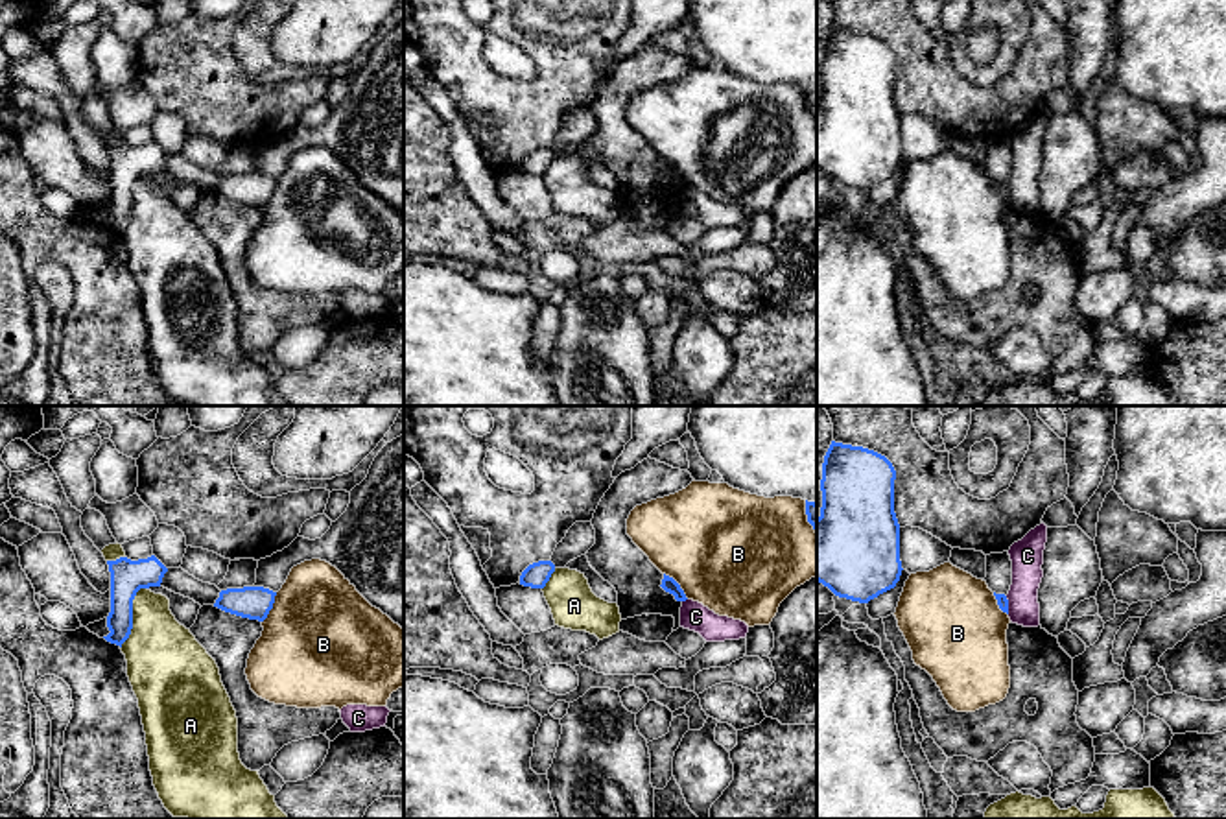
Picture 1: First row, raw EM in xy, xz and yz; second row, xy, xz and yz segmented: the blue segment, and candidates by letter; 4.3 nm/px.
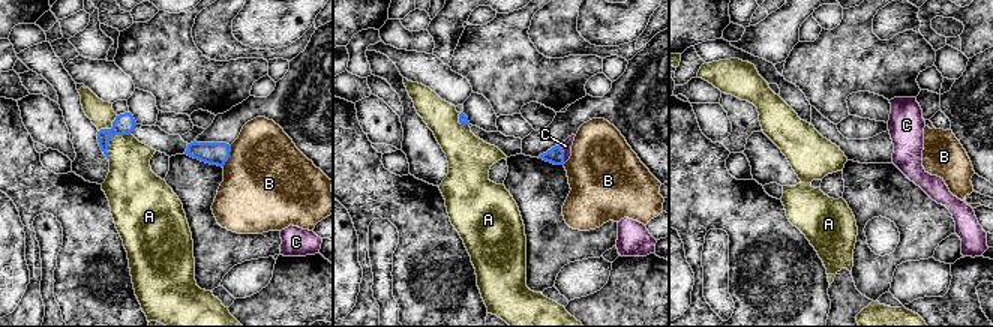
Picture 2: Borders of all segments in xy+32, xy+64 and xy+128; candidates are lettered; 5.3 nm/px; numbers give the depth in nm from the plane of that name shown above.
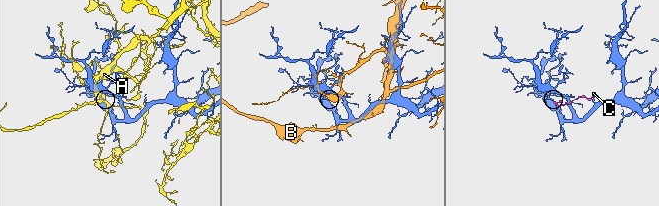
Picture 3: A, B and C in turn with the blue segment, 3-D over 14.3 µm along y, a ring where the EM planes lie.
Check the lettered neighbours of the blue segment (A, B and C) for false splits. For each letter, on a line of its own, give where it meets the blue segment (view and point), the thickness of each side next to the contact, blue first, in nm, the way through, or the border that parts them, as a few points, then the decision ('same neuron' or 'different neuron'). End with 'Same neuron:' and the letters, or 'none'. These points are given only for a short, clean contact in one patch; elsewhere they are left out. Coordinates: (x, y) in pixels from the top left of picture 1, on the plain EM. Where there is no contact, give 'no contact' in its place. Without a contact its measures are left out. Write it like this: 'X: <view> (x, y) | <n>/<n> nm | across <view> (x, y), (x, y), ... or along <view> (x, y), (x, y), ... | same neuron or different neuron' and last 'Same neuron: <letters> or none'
A: xy (131, 203) | 150/340 nm | different neuron
B: xy (271, 194) | 140/500 nm | different neuron
C: xz (684, 187) | 70/120 nm | different neuron
Same neuron: none

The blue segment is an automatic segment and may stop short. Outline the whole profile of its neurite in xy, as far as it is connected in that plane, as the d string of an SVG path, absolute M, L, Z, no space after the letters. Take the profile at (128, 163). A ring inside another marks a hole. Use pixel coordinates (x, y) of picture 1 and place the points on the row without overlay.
M155 144L107 148L111 159L111 199L107 203L107 229L122 231L133 216L133 186L140 175L160 173L168 155Z

